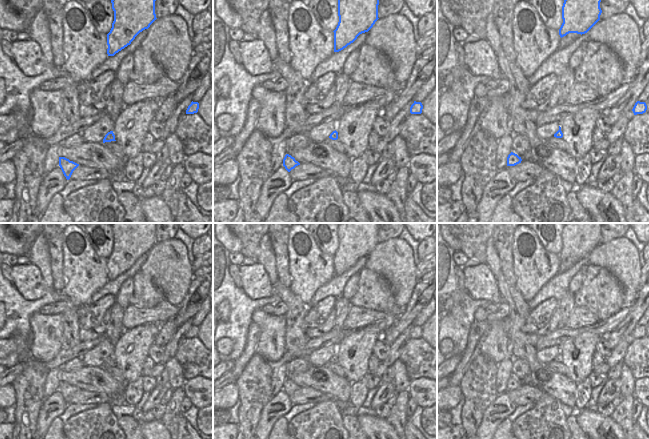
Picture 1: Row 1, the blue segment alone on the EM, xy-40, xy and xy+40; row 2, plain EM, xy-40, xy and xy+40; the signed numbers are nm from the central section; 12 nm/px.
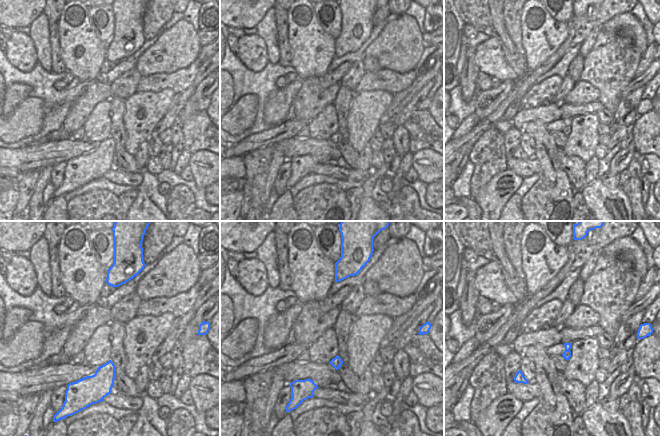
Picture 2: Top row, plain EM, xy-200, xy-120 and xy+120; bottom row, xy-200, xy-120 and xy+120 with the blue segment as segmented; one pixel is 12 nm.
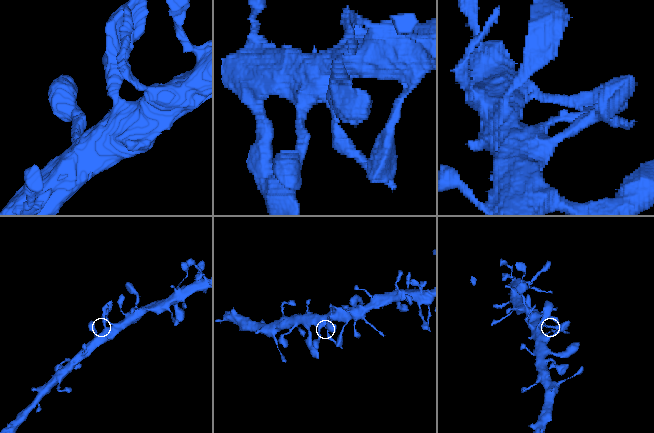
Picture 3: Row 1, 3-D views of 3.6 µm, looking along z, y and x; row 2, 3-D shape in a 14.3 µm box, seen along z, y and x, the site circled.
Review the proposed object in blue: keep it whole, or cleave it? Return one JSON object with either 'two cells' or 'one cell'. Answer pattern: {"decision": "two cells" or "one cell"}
{"decision": "one cell"}

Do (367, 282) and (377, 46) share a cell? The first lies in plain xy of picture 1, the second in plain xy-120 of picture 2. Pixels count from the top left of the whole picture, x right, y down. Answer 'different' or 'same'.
different

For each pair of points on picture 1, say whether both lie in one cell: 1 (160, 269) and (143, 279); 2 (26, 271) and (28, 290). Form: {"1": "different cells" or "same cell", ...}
{"1": "different cells", "2": "same cell"}

